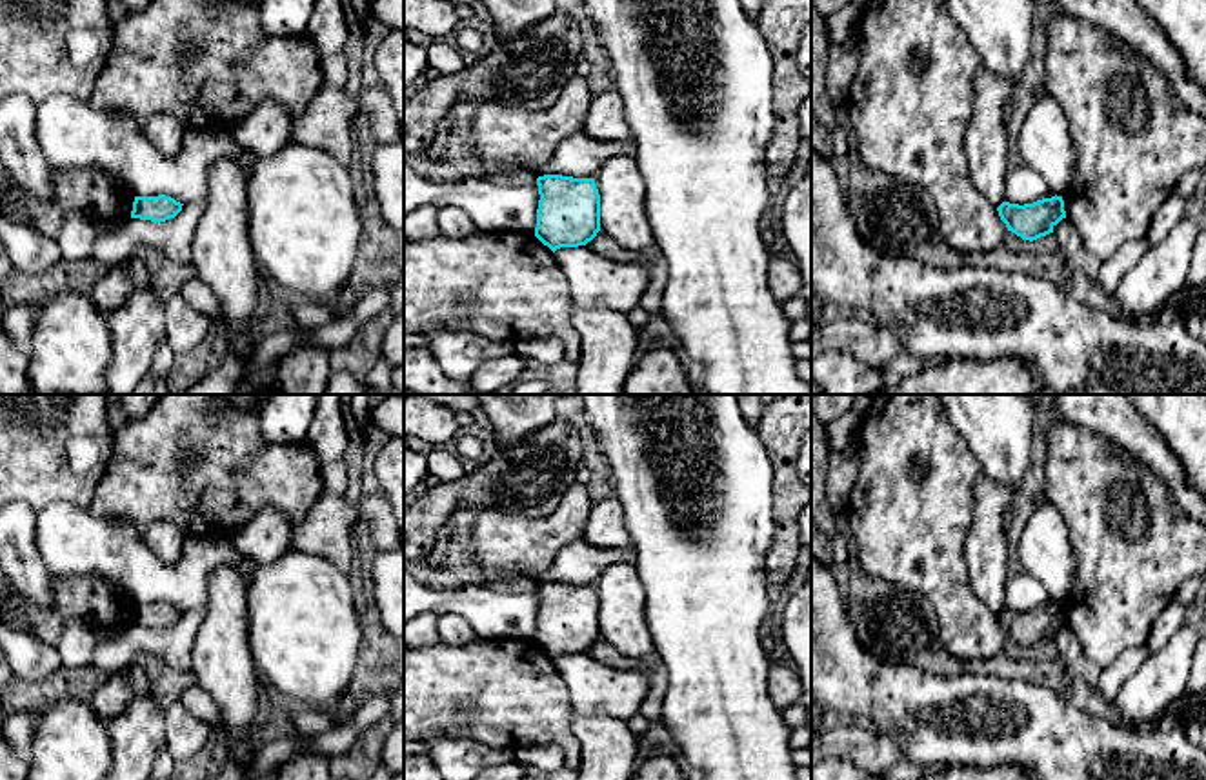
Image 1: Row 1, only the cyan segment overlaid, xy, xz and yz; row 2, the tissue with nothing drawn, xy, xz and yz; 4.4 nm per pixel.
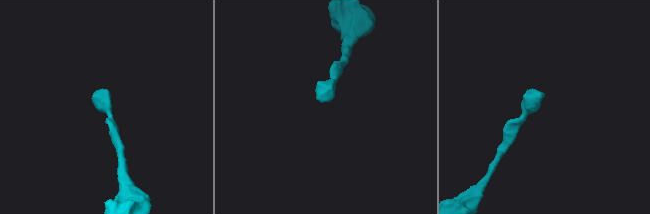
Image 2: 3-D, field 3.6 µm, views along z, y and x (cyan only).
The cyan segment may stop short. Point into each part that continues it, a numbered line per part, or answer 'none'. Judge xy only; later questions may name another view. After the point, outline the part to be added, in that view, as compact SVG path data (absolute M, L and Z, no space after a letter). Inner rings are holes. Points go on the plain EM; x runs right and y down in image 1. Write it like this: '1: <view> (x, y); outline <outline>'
none

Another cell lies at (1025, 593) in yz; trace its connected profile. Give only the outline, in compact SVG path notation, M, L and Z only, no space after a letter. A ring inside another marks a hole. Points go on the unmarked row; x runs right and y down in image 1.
M1019 573L1008 578L1004 609L1024 613L1051 604L1055 604L1055 600L1033 576Z

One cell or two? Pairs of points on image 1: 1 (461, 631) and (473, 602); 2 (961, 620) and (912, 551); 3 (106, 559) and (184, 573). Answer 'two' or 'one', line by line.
1: two
2: one
3: one

